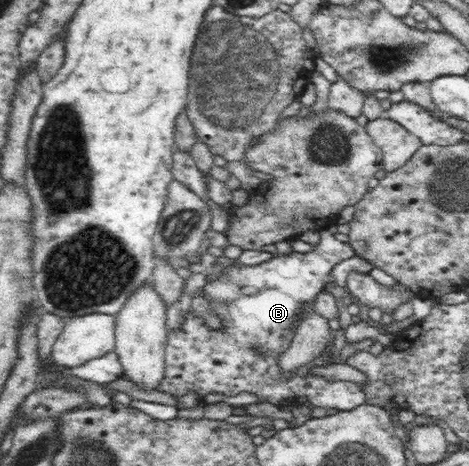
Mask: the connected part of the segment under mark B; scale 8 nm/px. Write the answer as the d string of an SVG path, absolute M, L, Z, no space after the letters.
M335 224L320 231L321 240L311 252L293 251L287 255L271 257L253 266L237 263L224 268L221 274L215 269L211 278L206 280L203 286L203 297L207 300L211 312L221 320L221 328L219 330L209 328L207 322L190 309L183 316L181 326L168 333L164 375L157 383L156 390L176 399L195 392L200 400L207 394L223 394L229 398L239 396L239 394L253 394L255 398L261 398L259 402L267 402L273 406L286 406L287 402L293 402L287 398L309 398L307 402L315 408L334 408L337 411L351 411L359 405L366 404L367 396L357 383L347 380L329 380L319 374L310 374L308 370L304 374L297 373L297 371L284 372L280 367L280 358L289 350L297 326L301 322L301 312L304 312L309 302L314 302L319 292L332 284L331 269L342 260L355 256L352 246L348 242L335 238L335 232L337 232Z

